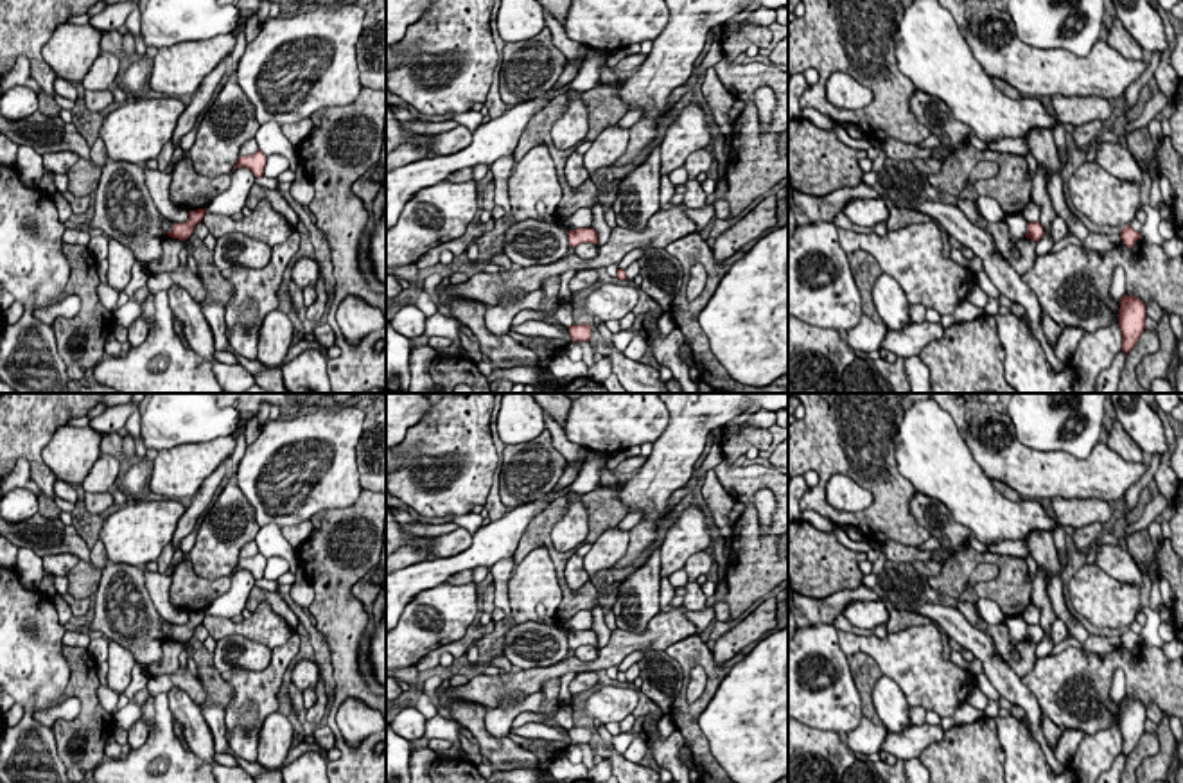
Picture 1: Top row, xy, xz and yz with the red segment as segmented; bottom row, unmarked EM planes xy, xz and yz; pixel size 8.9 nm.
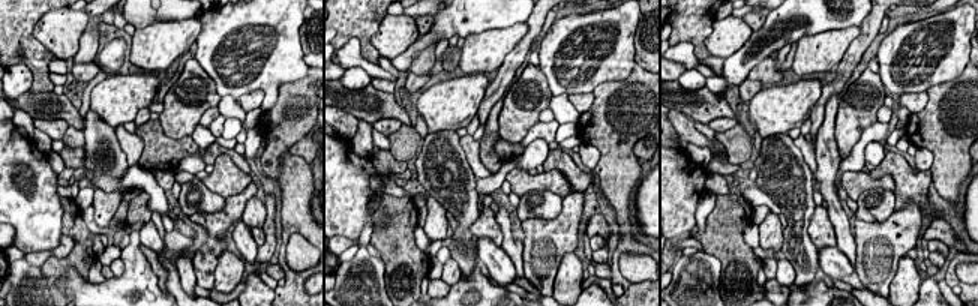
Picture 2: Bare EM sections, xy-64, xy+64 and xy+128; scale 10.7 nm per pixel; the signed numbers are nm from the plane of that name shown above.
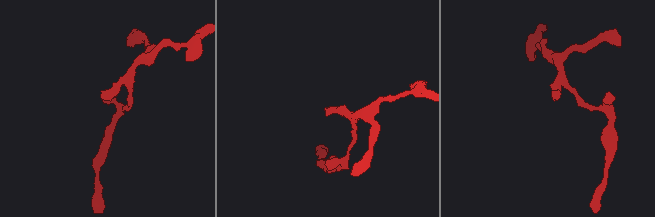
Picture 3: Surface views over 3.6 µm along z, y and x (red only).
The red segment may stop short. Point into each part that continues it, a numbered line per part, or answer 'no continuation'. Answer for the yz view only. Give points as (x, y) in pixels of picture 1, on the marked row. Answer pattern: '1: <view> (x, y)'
no continuation

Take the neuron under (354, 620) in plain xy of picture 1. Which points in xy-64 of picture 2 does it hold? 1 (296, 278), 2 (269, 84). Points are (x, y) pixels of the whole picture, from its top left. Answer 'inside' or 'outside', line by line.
1: inside
2: outside

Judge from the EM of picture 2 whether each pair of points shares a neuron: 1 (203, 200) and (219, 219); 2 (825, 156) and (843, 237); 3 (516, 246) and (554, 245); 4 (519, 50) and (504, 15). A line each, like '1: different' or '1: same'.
1: different
2: same
3: different
4: different

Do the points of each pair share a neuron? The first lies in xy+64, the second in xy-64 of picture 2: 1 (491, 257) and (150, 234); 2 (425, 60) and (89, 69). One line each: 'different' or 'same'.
1: same
2: different

